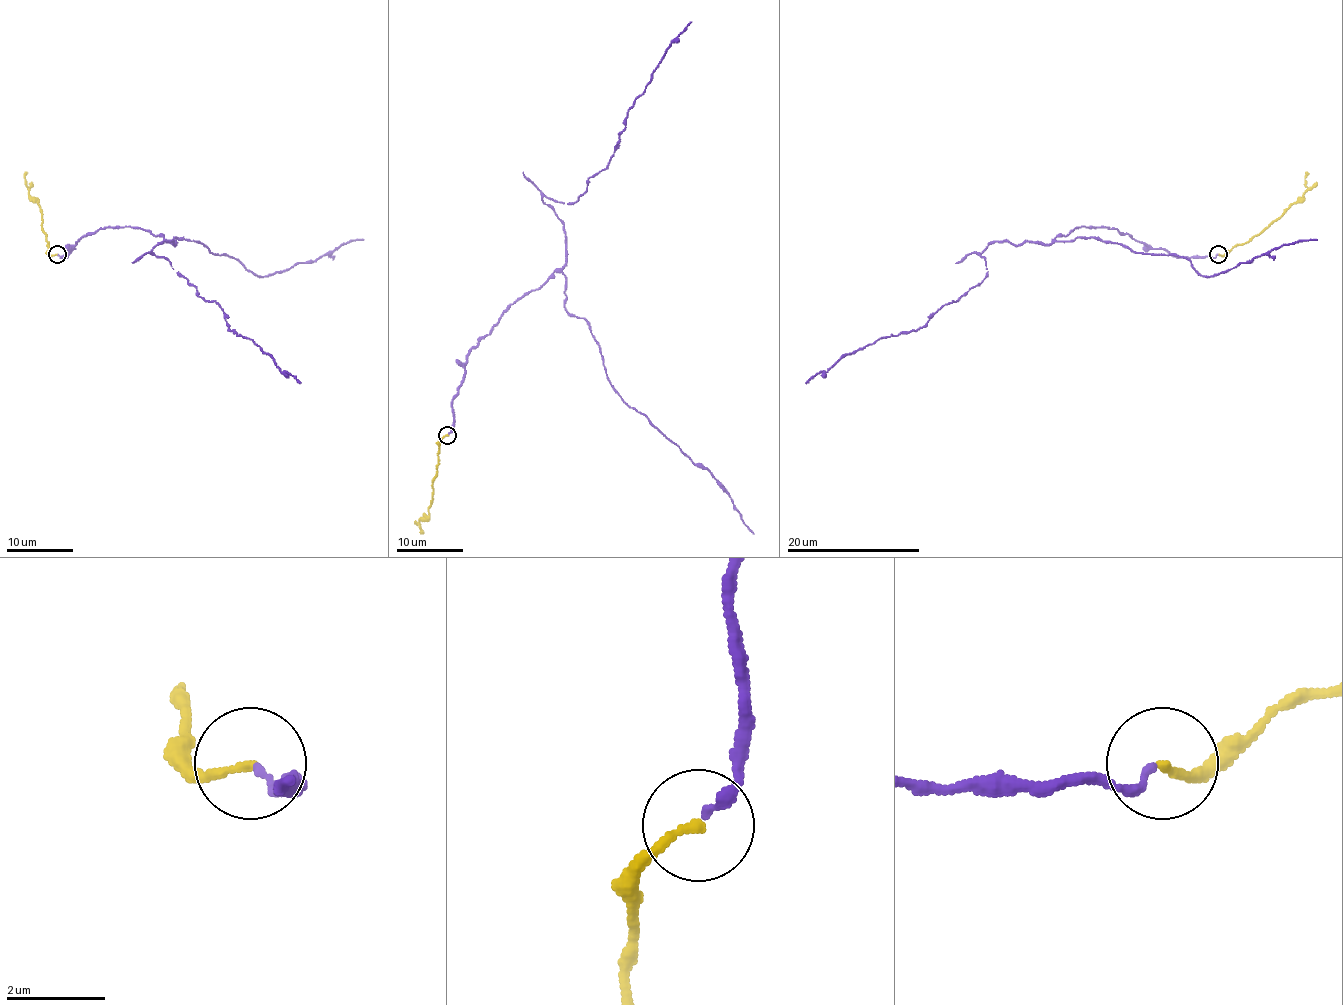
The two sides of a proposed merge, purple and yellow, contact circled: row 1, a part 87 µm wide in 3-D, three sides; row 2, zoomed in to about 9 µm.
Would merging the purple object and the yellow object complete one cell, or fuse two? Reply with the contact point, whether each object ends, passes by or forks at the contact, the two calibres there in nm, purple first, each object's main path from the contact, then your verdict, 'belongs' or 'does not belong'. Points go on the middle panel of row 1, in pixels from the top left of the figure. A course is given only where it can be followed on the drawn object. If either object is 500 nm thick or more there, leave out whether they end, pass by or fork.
place (447, 435); purple ends; yellow ends; calibres 180 and 160 nm; course purple (449, 434), (469, 351), (565, 263), (565, 229), (542, 199), (573, 204), (605, 169), (628, 109), (691, 21); course yellow (447, 434), (439, 444), (432, 504), (429, 514), (417, 524); belongs

